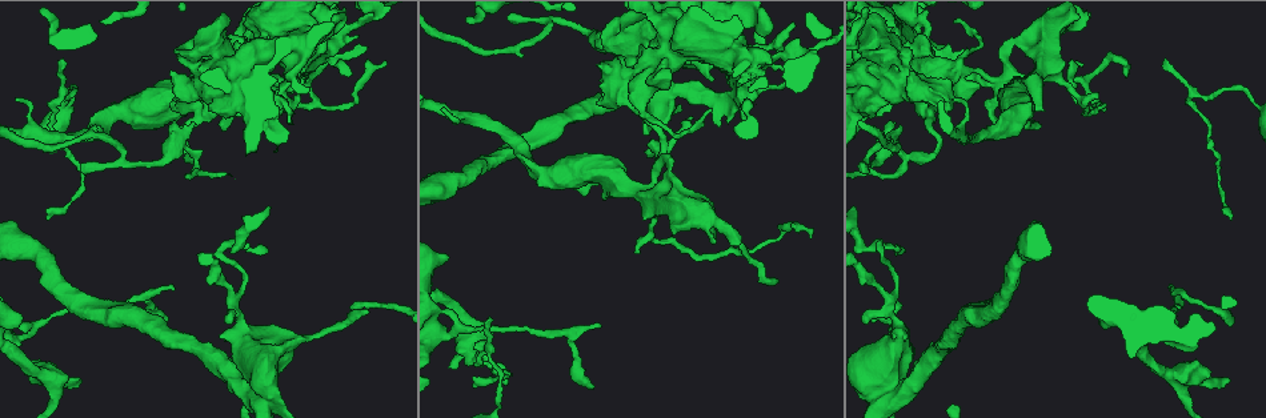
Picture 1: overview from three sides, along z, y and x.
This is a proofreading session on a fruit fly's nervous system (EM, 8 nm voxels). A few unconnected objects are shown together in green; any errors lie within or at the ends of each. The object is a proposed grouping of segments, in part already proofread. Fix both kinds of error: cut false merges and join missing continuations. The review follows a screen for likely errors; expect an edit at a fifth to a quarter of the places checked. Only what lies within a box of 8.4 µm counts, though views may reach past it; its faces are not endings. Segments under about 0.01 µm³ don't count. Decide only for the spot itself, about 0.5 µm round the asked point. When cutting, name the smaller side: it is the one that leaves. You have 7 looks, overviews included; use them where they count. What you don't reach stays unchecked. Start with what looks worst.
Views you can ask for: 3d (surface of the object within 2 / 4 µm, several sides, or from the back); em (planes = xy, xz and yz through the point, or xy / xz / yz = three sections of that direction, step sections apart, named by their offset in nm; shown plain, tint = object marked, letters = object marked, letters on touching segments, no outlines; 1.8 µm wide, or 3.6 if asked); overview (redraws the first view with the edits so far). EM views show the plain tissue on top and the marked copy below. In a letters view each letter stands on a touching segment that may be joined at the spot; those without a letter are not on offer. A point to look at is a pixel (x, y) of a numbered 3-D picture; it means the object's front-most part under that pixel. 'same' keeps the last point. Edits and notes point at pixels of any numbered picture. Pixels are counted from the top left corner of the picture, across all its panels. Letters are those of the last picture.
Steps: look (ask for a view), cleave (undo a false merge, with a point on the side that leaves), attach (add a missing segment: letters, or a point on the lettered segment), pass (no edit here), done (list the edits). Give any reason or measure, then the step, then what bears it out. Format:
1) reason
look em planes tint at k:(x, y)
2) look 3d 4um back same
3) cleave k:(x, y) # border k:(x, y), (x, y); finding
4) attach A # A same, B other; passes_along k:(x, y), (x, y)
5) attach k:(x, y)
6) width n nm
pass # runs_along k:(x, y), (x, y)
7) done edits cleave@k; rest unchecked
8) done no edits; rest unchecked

thick turns thin
look em yz step 4 tint at 1:(282, 91)

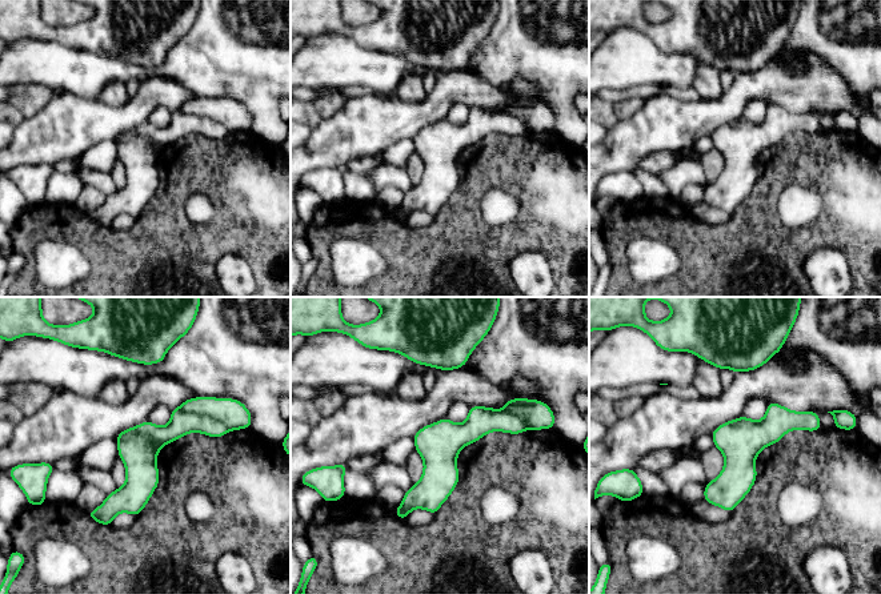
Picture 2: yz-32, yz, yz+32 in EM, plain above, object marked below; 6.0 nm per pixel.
another direction
look em planes letters same

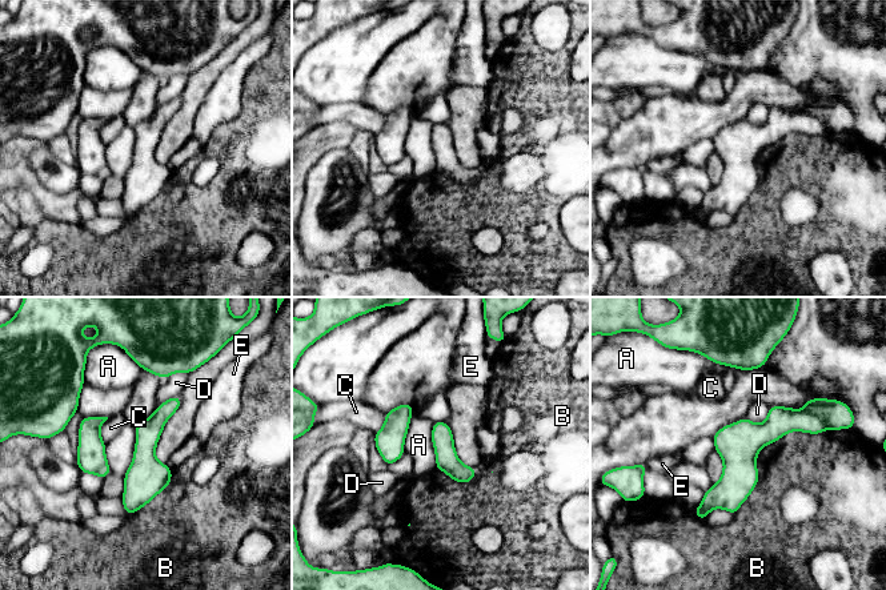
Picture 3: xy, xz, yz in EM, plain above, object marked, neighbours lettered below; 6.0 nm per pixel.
pass # A other, B other, C other, D other, E other; runs_along 3:(817, 426), (776, 425), (698, 512); all the same neuron

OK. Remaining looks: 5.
thick end
look 3d 2um at 1:(1039, 126)

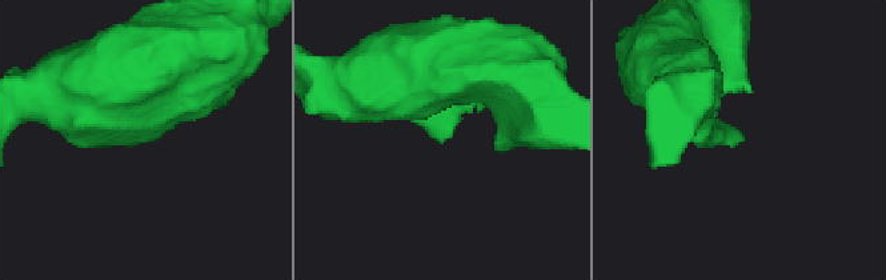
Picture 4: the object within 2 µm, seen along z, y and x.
look em planes tint at 4:(147, 133)

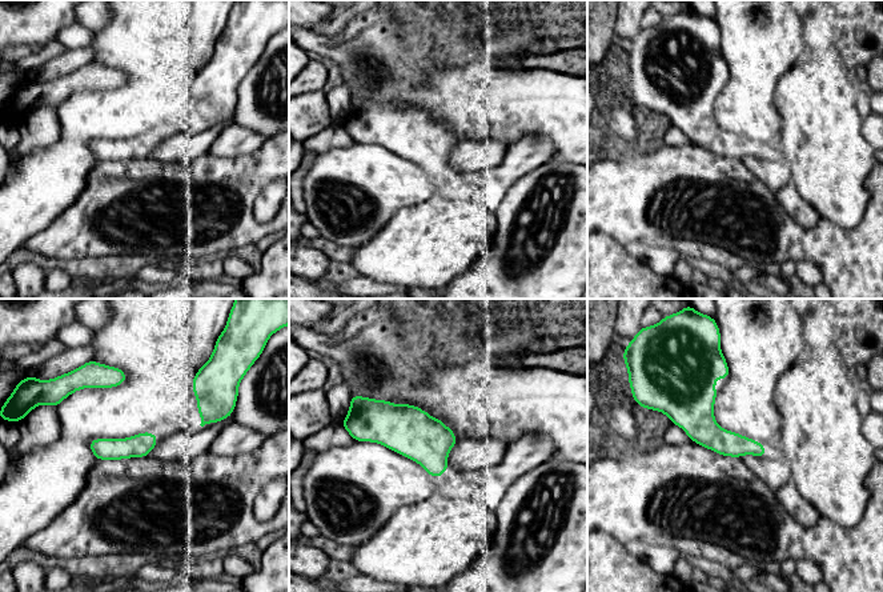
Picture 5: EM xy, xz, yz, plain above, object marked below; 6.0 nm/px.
look em planes letters same

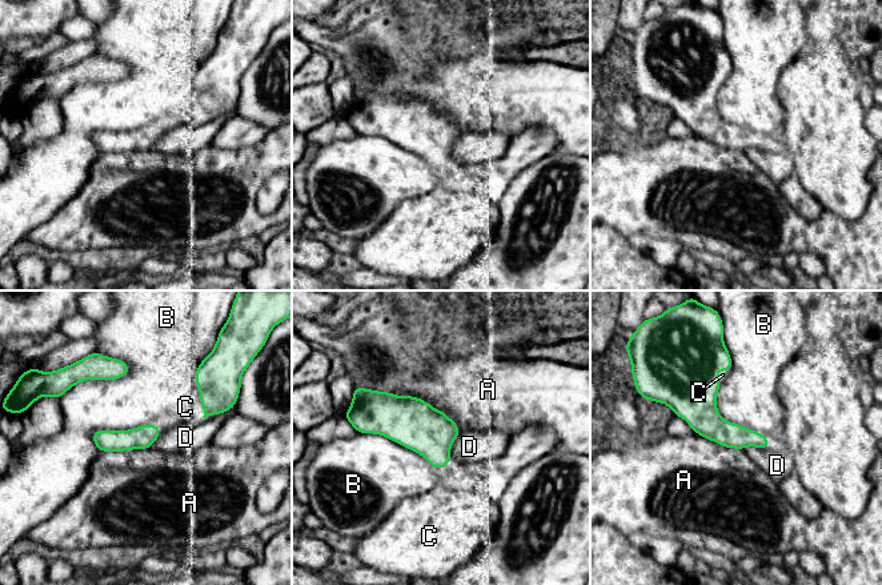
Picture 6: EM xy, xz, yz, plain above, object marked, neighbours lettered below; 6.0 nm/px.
pass # A other, B other, C other, D other; border 6:(460, 432), (450, 447), (450, 459); no lettered segment goes on from it

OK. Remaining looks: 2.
look em yz step 16 letters at 1:(22, 318)

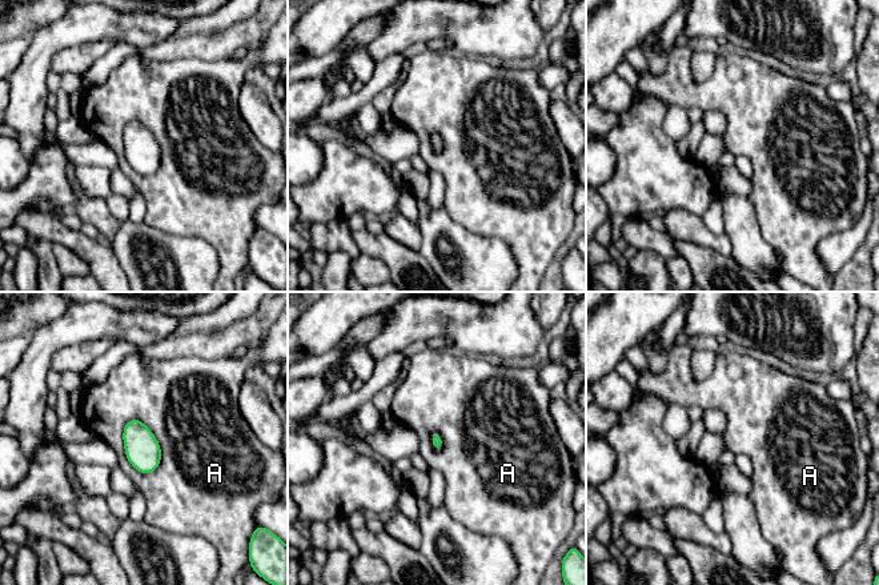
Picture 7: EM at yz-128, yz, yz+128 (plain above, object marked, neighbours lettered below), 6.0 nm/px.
look em planes letters same

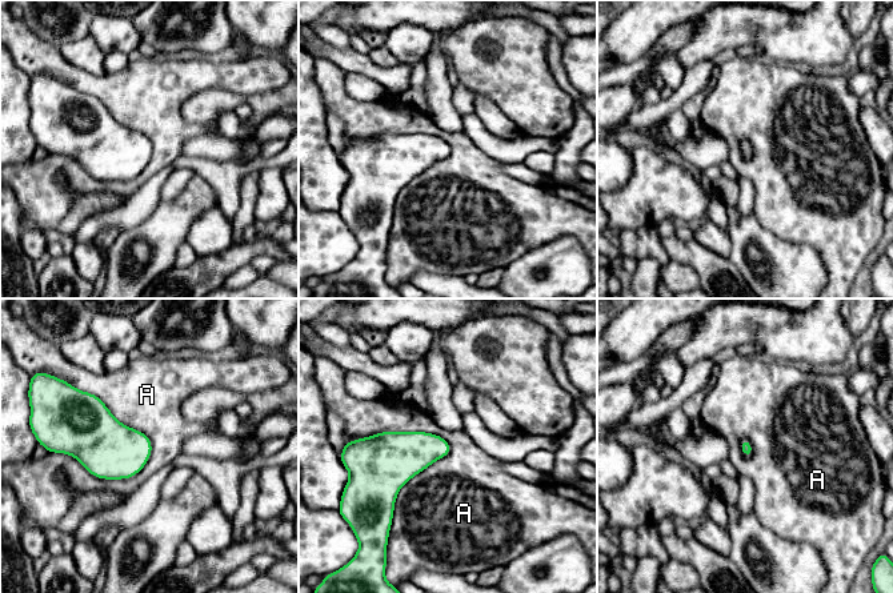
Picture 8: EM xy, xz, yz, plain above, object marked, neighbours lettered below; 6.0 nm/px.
pass # A other; none of them fits

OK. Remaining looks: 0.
done no edits; rest unchecked

